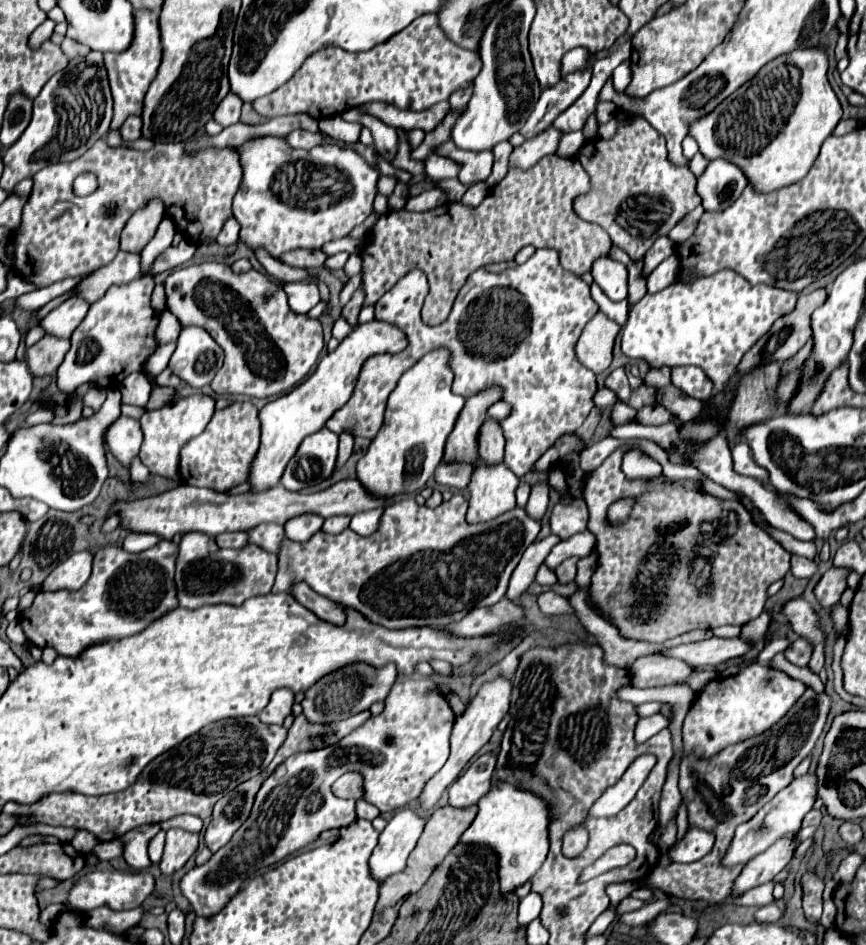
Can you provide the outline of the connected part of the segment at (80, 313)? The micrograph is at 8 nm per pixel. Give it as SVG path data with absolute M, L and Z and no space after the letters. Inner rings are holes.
M70 298L62 302L58 308L54 308L46 318L40 320L40 326L46 334L56 338L70 338L70 334L76 330L76 326L84 320L88 306L80 302L78 298Z

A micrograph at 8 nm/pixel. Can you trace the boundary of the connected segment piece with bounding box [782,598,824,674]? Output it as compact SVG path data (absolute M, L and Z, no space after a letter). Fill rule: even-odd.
M794 598L782 606L782 614L788 618L788 622L792 624L792 630L796 634L808 638L814 644L814 654L812 654L808 668L814 674L818 674L824 666L824 634L816 624L818 622L816 612L810 608L810 604L806 600Z

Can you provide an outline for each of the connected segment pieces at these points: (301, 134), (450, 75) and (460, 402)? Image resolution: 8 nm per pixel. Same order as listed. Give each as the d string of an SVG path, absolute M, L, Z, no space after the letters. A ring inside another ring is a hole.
M292 130L288 136L286 136L288 144L292 148L304 148L304 150L310 150L312 146L318 146L324 142L322 134L312 134L308 130Z
M422 14L402 32L390 36L386 42L376 44L374 48L366 52L346 52L336 46L328 46L314 52L286 84L282 84L278 90L274 90L272 94L264 98L258 98L254 102L254 108L256 112L268 118L306 112L314 116L316 120L342 114L350 108L356 108L358 102L390 102L400 110L426 110L442 100L448 100L452 90L466 88L470 80L478 76L480 64L482 60L478 54L472 54L470 50L464 50L464 48L456 48L454 42L450 42L446 34L442 34L434 14Z
M440 348L432 350L428 356L424 356L420 362L416 362L410 370L402 374L398 380L398 386L392 390L386 406L386 418L378 432L378 436L372 440L364 456L358 460L358 480L362 482L364 490L376 498L394 498L398 494L414 494L434 476L436 466L442 462L444 456L444 444L448 434L452 432L458 414L462 412L466 398L452 394L452 370L448 368L448 356L450 352Z

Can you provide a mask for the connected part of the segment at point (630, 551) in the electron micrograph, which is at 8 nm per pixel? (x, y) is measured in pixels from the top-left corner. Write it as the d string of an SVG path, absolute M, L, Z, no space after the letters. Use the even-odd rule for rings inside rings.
M626 448L622 450L616 450L614 454L610 454L602 466L598 466L594 472L588 474L586 478L586 486L584 486L584 500L588 504L588 510L590 510L590 522L588 522L588 530L592 534L596 534L596 540L598 540L598 568L592 576L592 584L590 584L590 590L588 590L588 596L590 596L590 602L596 610L604 612L610 622L620 630L620 636L624 638L630 638L630 640L644 640L644 642L654 642L654 644L662 644L670 638L676 638L684 632L690 632L690 630L714 630L718 626L744 626L746 622L750 622L752 618L760 616L762 614L762 608L764 608L764 602L766 602L766 590L772 582L776 580L782 580L786 576L786 572L790 570L790 554L770 536L766 534L758 524L754 524L750 512L736 500L722 500L722 498L716 498L716 496L710 496L710 494L704 494L704 492L690 492L690 490L682 490L682 488L676 488L672 486L672 482L646 482L646 480L626 480L626 476L622 474L620 470L620 462L622 462L622 454L626 452ZM624 496L636 496L636 504L634 504L634 510L628 518L626 524L622 526L610 526L606 522L606 508L618 500L618 498L624 498Z

